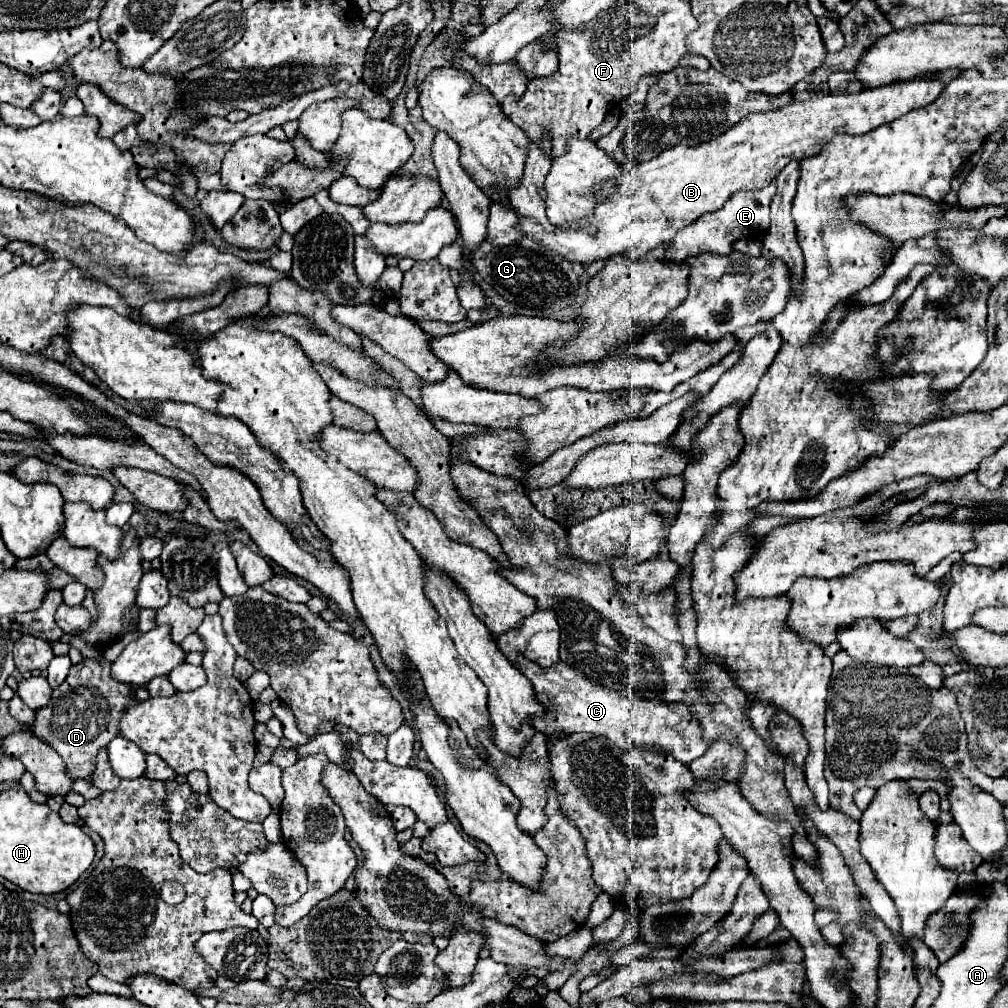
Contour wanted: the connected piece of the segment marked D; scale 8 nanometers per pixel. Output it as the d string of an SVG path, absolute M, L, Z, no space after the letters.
M104 657L86 659L70 669L68 679L52 693L50 703L36 711L32 733L58 751L72 779L86 779L96 763L96 751L118 735L120 711L132 695L128 685L110 677L110 661Z

